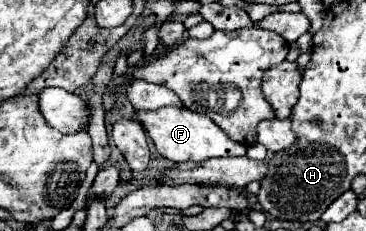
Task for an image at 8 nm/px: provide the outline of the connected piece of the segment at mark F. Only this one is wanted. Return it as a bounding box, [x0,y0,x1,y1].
[135,107,245,163]

